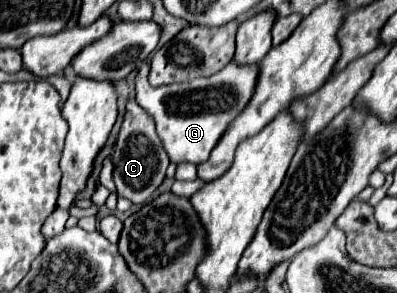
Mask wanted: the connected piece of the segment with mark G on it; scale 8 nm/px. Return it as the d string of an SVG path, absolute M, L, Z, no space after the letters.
M147 62L139 64L137 68L135 100L155 120L157 134L161 136L171 162L175 164L203 164L209 160L209 154L219 144L225 128L229 128L235 116L239 116L239 112L249 104L259 78L259 64L241 66L237 62L229 62L213 76L195 78L185 84L153 88L148 81L149 69Z

